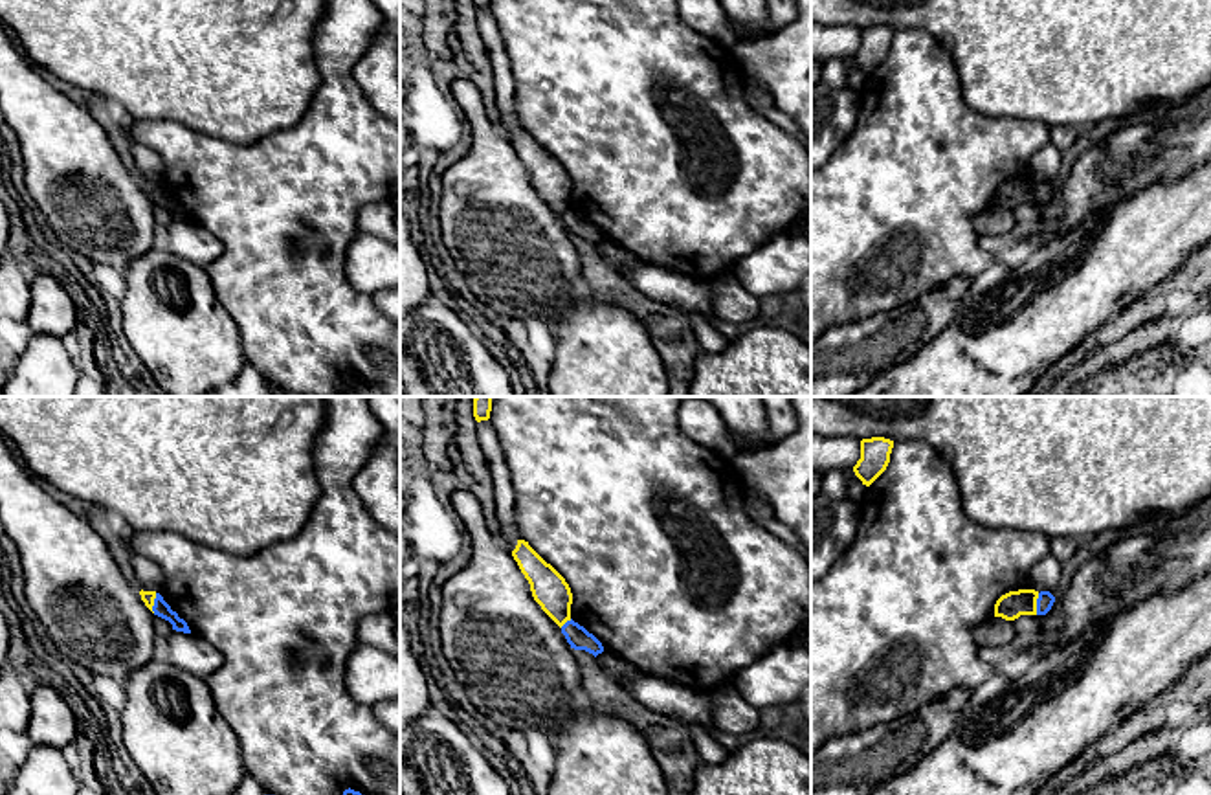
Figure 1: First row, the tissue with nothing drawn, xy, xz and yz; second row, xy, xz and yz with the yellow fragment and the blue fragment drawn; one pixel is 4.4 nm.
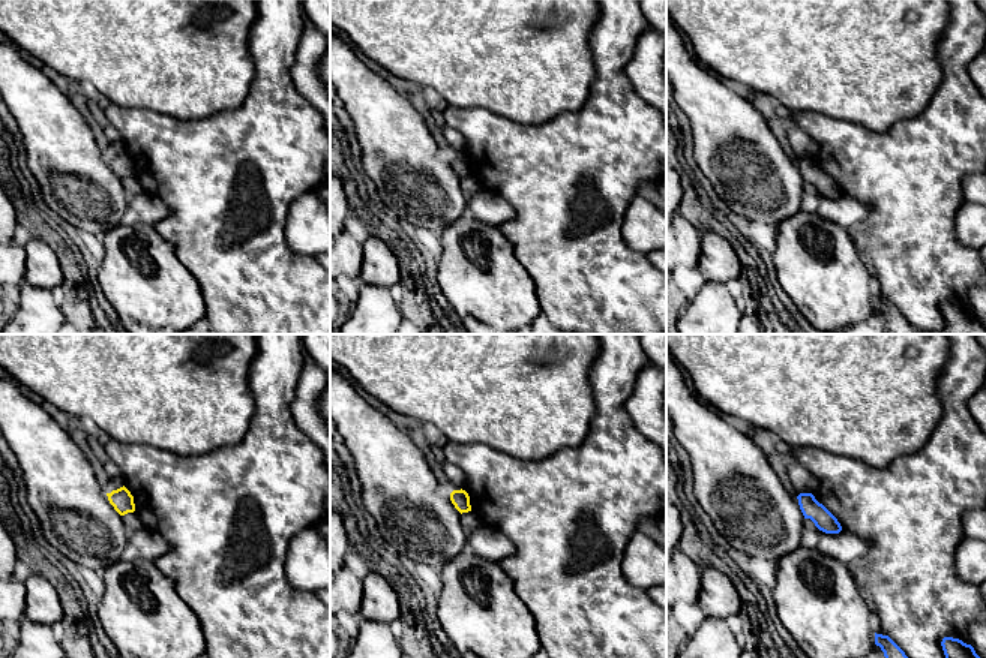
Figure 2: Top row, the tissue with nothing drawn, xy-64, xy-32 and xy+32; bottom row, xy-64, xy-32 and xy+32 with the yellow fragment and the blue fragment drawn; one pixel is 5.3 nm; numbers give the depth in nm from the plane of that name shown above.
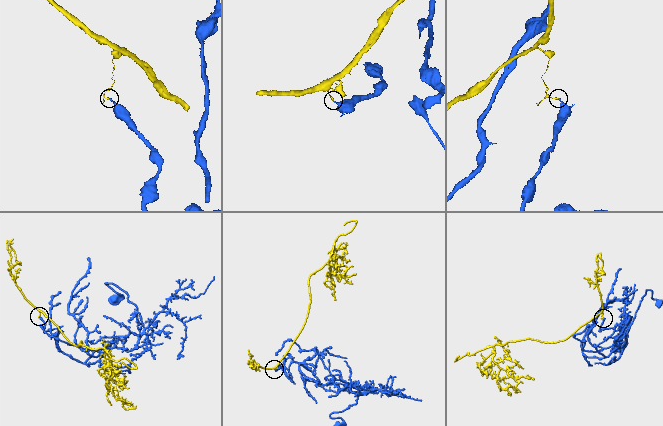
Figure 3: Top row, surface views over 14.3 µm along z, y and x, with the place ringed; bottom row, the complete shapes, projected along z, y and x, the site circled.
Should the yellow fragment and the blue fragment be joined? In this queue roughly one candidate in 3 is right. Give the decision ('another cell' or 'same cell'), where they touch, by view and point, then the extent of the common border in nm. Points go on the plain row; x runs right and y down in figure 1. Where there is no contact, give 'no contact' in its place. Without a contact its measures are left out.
another cell; meets yellow in yz at (1035, 193); contact 100 nm long

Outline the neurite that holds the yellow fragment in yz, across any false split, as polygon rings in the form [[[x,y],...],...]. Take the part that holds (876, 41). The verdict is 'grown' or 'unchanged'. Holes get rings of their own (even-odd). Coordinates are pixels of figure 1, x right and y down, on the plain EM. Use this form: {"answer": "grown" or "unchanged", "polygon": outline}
{"answer": "unchanged", "polygon": [[[872,26],[861,29],[861,48],[853,55],[862,73],[870,75],[888,55],[894,29]]]}

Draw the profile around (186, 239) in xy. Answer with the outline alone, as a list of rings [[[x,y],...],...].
[[[172,220],[169,224],[167,250],[194,264],[207,266],[224,253],[224,244],[194,222]]]

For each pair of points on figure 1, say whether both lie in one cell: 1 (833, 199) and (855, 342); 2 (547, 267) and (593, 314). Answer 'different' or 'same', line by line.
1: different
2: different

